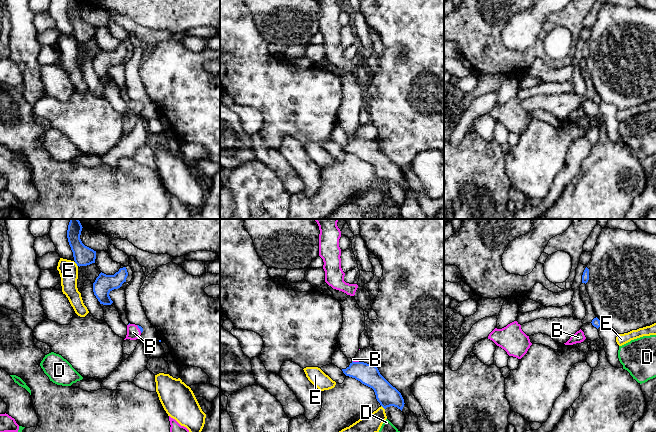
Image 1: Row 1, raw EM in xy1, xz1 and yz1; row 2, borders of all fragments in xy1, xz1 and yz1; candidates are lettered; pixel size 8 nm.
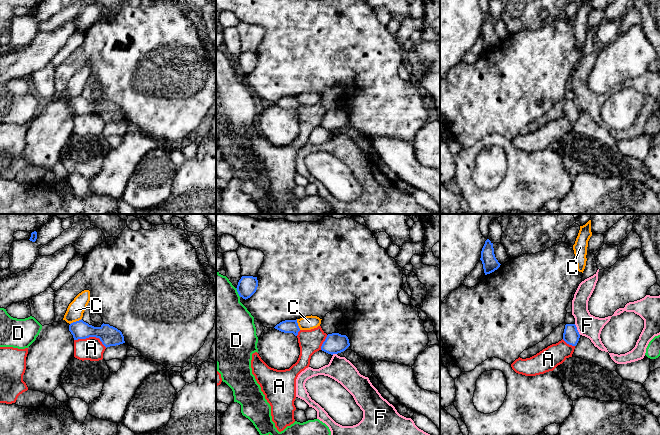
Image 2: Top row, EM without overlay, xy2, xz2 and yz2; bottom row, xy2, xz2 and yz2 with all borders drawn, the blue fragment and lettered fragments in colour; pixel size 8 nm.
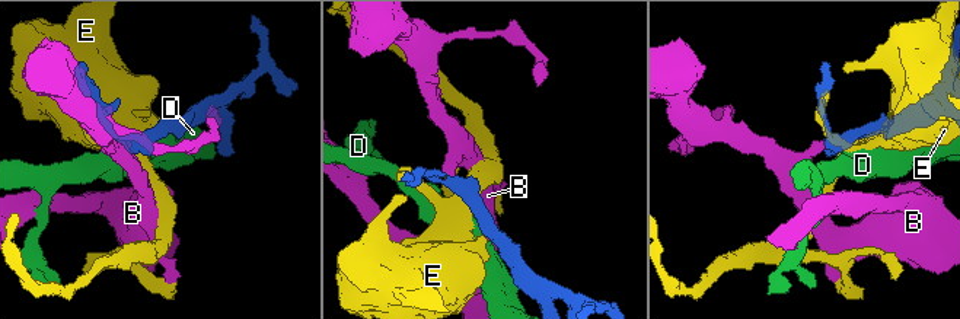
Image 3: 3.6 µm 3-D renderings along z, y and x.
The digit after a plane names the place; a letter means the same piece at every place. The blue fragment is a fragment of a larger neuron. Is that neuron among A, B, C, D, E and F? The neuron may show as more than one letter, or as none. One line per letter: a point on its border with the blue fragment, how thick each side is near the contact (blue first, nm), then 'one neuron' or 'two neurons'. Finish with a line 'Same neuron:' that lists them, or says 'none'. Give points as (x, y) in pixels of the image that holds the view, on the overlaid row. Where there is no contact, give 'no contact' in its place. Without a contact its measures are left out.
A: xy2 (91, 336) | 160/180 nm | two neurons
B: xy1 (139, 328) | 30/110 nm | one neuron
C: xy2 (76, 321) | 140/140 nm | two neurons
D: xz2 (237, 291) | 160/440 nm | two neurons
E: xy1 (76, 263) | 160/160 nm | two neurons
F: yz2 (576, 329) | 130/180 nm | two neurons
Same neuron: B

